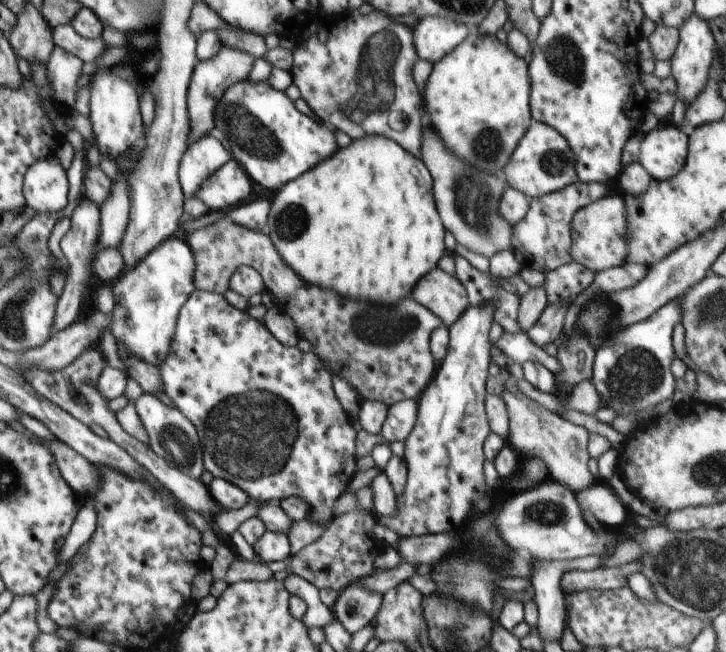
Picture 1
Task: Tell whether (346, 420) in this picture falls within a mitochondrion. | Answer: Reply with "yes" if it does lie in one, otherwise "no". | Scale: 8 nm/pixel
no

